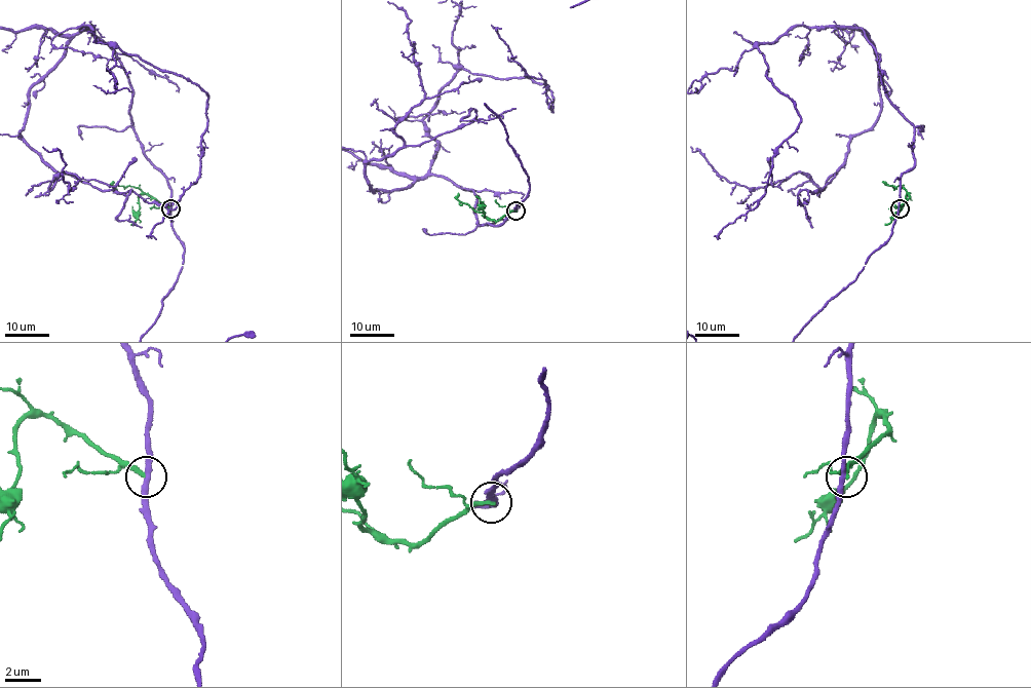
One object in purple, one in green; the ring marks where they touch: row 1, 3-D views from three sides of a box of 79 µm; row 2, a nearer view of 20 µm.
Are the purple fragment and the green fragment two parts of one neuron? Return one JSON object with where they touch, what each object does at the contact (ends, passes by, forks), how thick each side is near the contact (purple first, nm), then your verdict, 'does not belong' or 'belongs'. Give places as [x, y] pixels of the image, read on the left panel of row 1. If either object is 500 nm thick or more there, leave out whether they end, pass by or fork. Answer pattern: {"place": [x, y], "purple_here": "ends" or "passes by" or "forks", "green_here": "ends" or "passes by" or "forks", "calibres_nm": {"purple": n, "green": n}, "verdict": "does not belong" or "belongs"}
{"place": [170, 208], "purple_here": "passes by", "green_here": "ends", "calibres_nm": {"purple": 280, "green": 240}, "verdict": "does not belong"}

